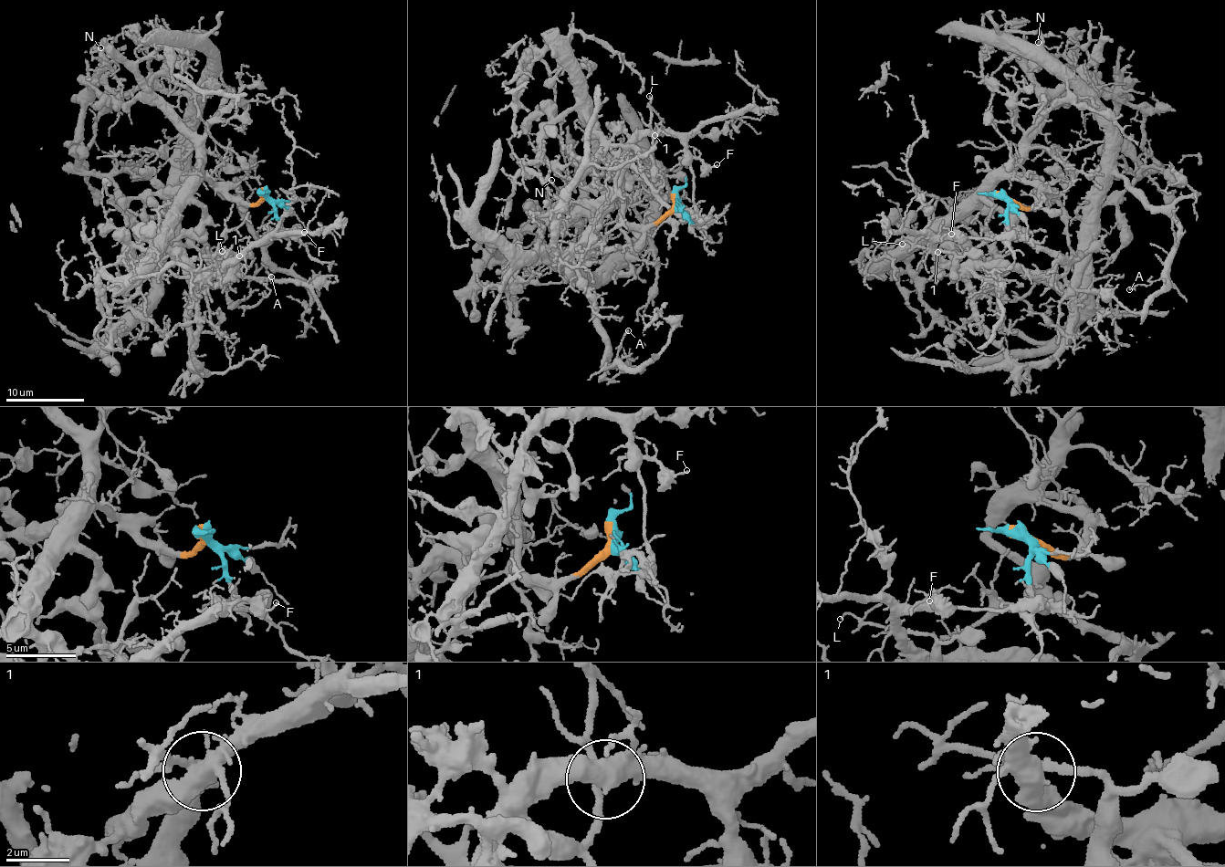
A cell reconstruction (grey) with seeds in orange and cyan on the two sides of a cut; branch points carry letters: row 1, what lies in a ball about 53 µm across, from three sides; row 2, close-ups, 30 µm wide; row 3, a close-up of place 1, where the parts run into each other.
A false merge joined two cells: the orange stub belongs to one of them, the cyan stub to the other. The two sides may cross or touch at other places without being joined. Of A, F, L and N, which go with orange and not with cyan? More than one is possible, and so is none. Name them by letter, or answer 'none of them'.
L, N

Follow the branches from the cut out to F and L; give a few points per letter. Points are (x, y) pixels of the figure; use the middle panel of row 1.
F: (676, 200), (682, 206), (679, 210), (693, 203), (690, 161), (702, 160), (709, 166), (717, 164)
L: (675, 200), (656, 222), (630, 224), (623, 216), (621, 172), (588, 121), (608, 141), (651, 149), (649, 95)

